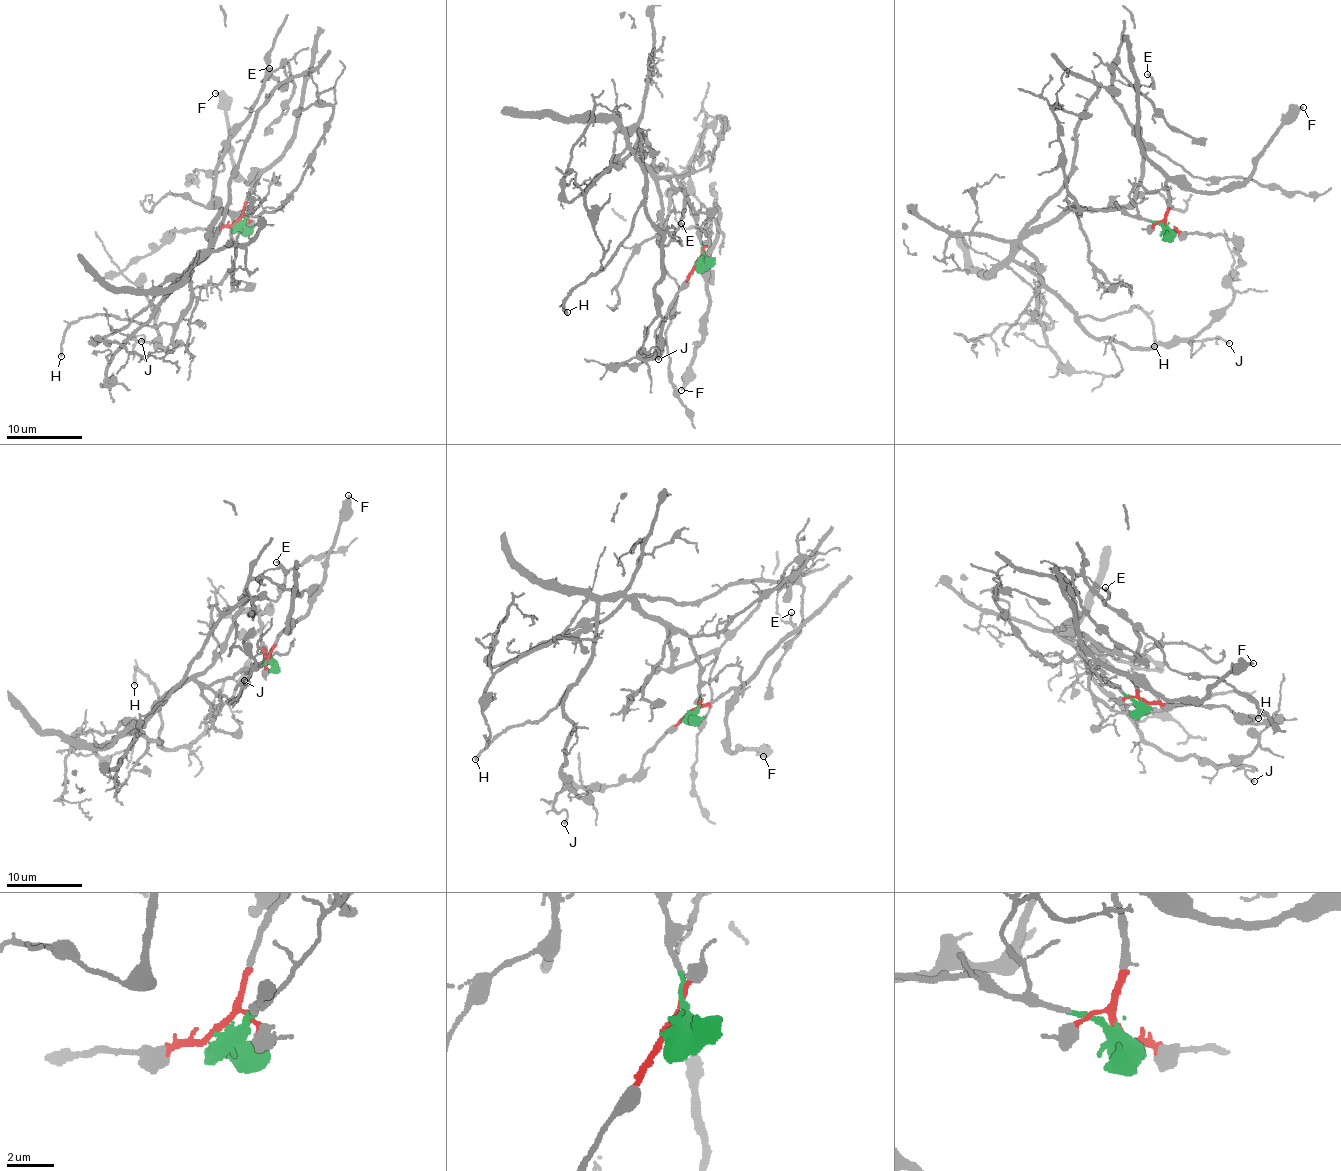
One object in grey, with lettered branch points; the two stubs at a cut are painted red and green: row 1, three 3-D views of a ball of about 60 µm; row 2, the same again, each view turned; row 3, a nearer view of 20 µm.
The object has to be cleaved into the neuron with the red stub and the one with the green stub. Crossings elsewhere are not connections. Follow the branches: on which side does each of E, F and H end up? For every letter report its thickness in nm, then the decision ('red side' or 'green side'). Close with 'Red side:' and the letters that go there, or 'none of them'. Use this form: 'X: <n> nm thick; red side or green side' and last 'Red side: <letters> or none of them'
E: 120 nm thick; green side
F: 320 nm thick; red side
H: 240 nm thick; green side
Red side: F

